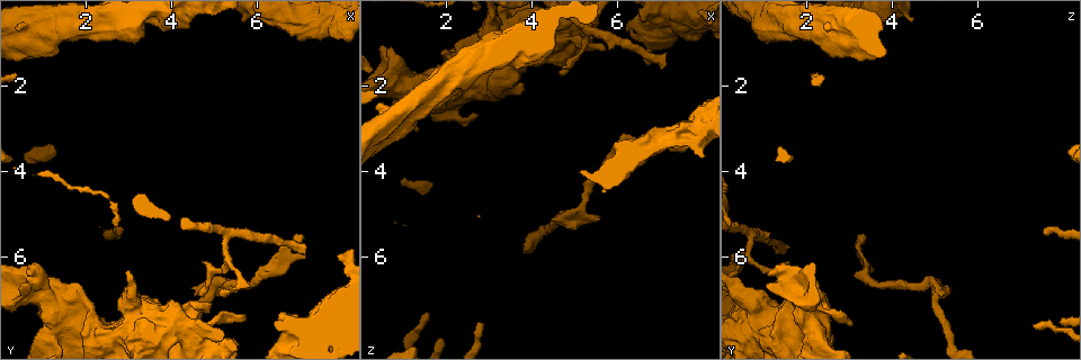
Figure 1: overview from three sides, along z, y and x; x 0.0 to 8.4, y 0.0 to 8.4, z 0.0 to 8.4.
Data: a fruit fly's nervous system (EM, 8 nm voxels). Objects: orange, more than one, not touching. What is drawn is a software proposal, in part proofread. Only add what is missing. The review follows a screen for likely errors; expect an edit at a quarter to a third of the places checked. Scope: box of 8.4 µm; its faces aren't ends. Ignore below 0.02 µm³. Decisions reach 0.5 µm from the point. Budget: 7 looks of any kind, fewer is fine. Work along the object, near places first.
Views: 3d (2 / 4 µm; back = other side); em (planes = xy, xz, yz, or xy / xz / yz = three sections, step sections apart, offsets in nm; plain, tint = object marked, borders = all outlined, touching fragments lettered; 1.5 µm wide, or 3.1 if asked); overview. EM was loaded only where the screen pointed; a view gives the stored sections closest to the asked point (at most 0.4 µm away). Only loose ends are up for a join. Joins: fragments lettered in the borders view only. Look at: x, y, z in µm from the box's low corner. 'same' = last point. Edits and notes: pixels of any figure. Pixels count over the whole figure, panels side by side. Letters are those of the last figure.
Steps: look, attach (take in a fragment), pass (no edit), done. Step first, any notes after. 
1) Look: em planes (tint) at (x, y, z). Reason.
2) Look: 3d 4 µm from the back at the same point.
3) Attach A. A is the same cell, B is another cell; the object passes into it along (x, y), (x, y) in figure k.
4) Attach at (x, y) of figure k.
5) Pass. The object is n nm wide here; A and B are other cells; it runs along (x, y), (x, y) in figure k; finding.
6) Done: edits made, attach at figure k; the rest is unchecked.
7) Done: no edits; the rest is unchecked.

Look: em xy step 4 (tint) at (5.55, 6.65, 5.05). Free end.

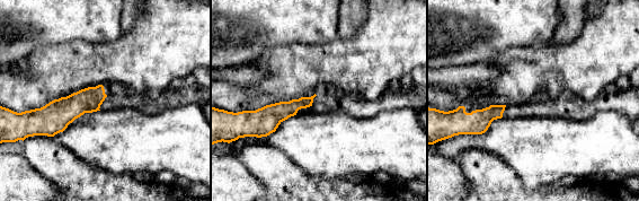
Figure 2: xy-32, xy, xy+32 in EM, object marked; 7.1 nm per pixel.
Look: em planes (borders) at the same point. Cut it another way.

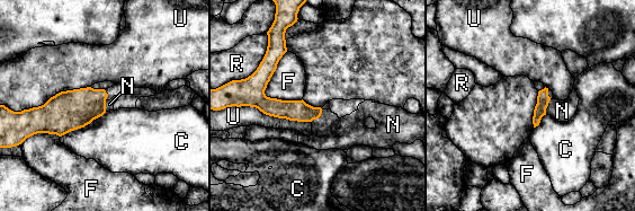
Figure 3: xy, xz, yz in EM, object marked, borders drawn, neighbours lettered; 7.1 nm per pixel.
Attach N. N is the same cell, C, F, R and U are other cells; the neuron continues.

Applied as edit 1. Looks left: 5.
Look: overview. Redraw.

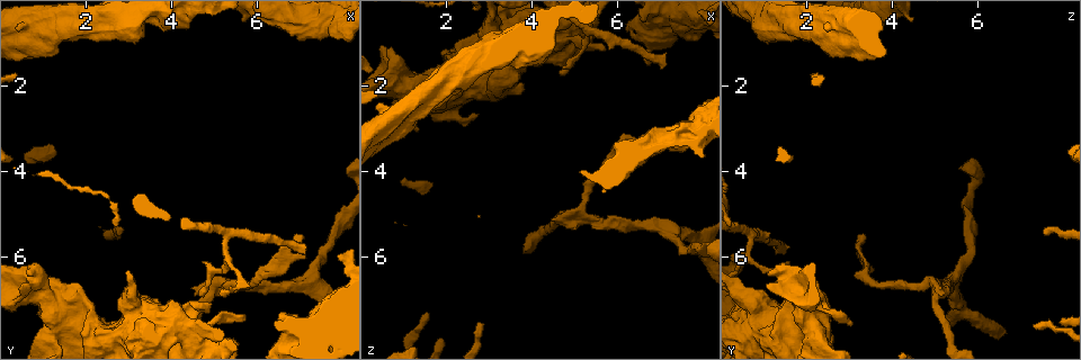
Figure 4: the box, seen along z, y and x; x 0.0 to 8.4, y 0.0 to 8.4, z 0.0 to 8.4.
Look: 3d 4 µm at (4.70, 6.90, 1.80). Free end.

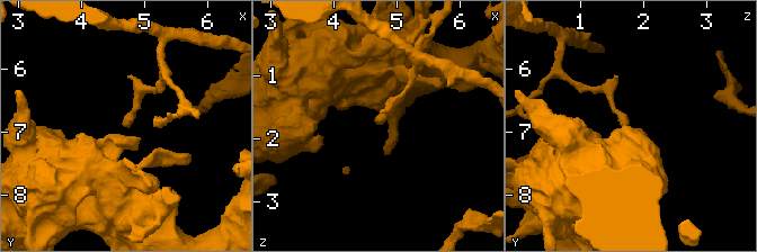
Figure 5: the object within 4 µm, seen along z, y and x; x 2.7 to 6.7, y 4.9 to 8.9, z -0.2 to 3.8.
Look: em planes (borders) at (4.70, 6.85, 1.75). Need the tissue.

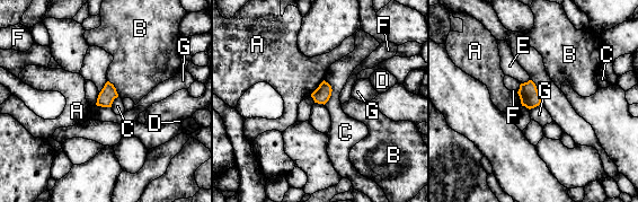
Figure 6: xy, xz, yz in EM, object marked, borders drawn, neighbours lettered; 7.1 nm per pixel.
Pass. A, B, C, D, E, F and G are other cells; a border runs along (96, 104), (103, 107), (111, 107) in figure 6; no lettered fragment goes on from it.

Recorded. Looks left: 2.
Done: edits made, attach at figure 3; the rest is unchecked.

